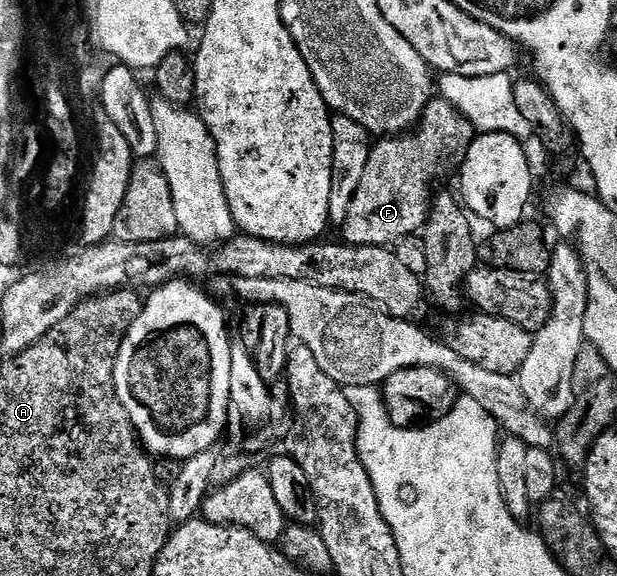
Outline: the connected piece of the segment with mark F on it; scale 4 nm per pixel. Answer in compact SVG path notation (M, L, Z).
M431 98L422 111L422 118L416 127L397 136L387 136L379 139L370 149L368 166L364 166L364 175L360 177L360 186L356 186L356 196L352 198L352 206L348 206L348 214L340 226L341 239L345 243L355 246L394 246L397 240L405 236L421 233L426 226L426 219L430 213L432 191L430 183L438 176L442 168L442 160L450 156L461 157L465 149L469 148L472 139L472 129L468 121L458 115L453 106L441 98Z

